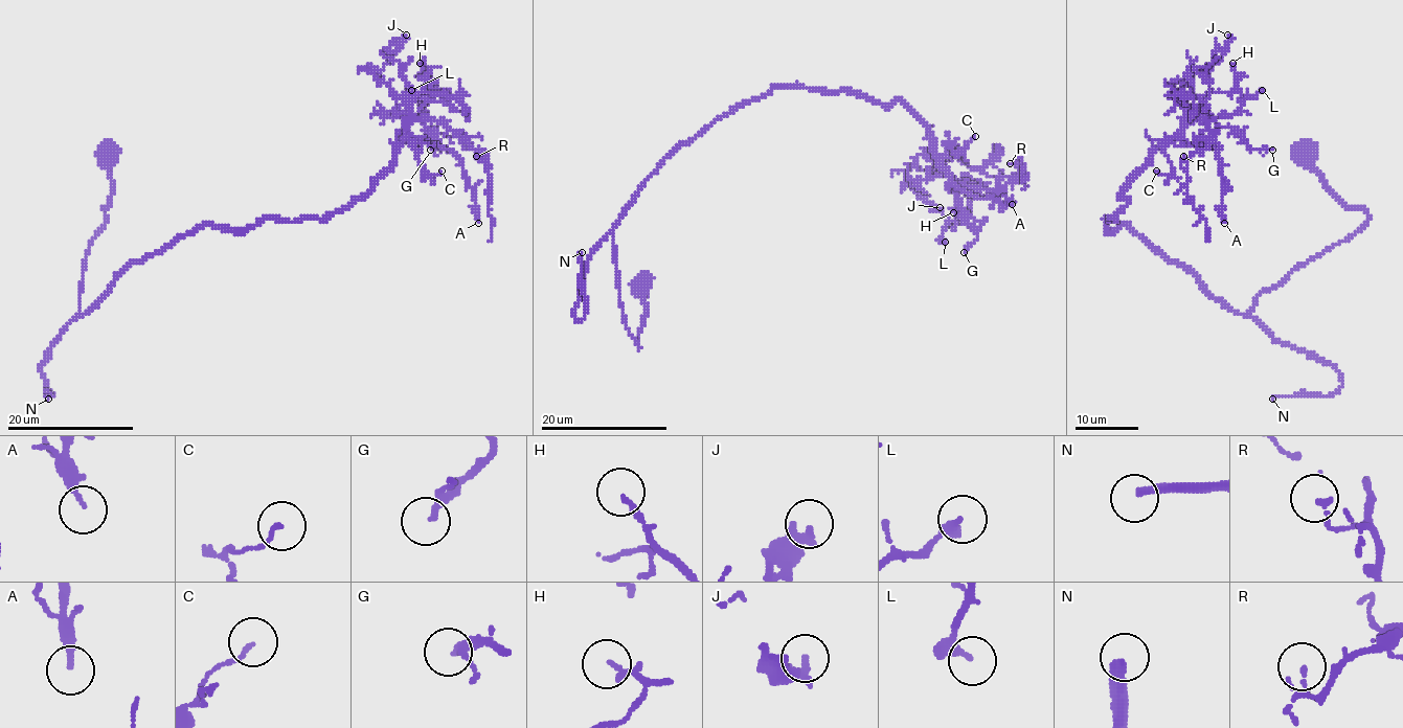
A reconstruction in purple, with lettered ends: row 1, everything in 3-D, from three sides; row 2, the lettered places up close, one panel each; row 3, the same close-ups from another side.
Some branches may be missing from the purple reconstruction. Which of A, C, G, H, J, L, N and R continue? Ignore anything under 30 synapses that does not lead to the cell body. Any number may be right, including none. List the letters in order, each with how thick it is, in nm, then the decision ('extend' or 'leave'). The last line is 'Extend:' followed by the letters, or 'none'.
A: 200 nm | leave
C: 120 nm | leave
G: 170 nm | leave
H: 160 nm | leave
J: 280 nm | leave
L: 200 nm | leave
N: 300 nm | extend
R: 150 nm | leave
Extend: N

